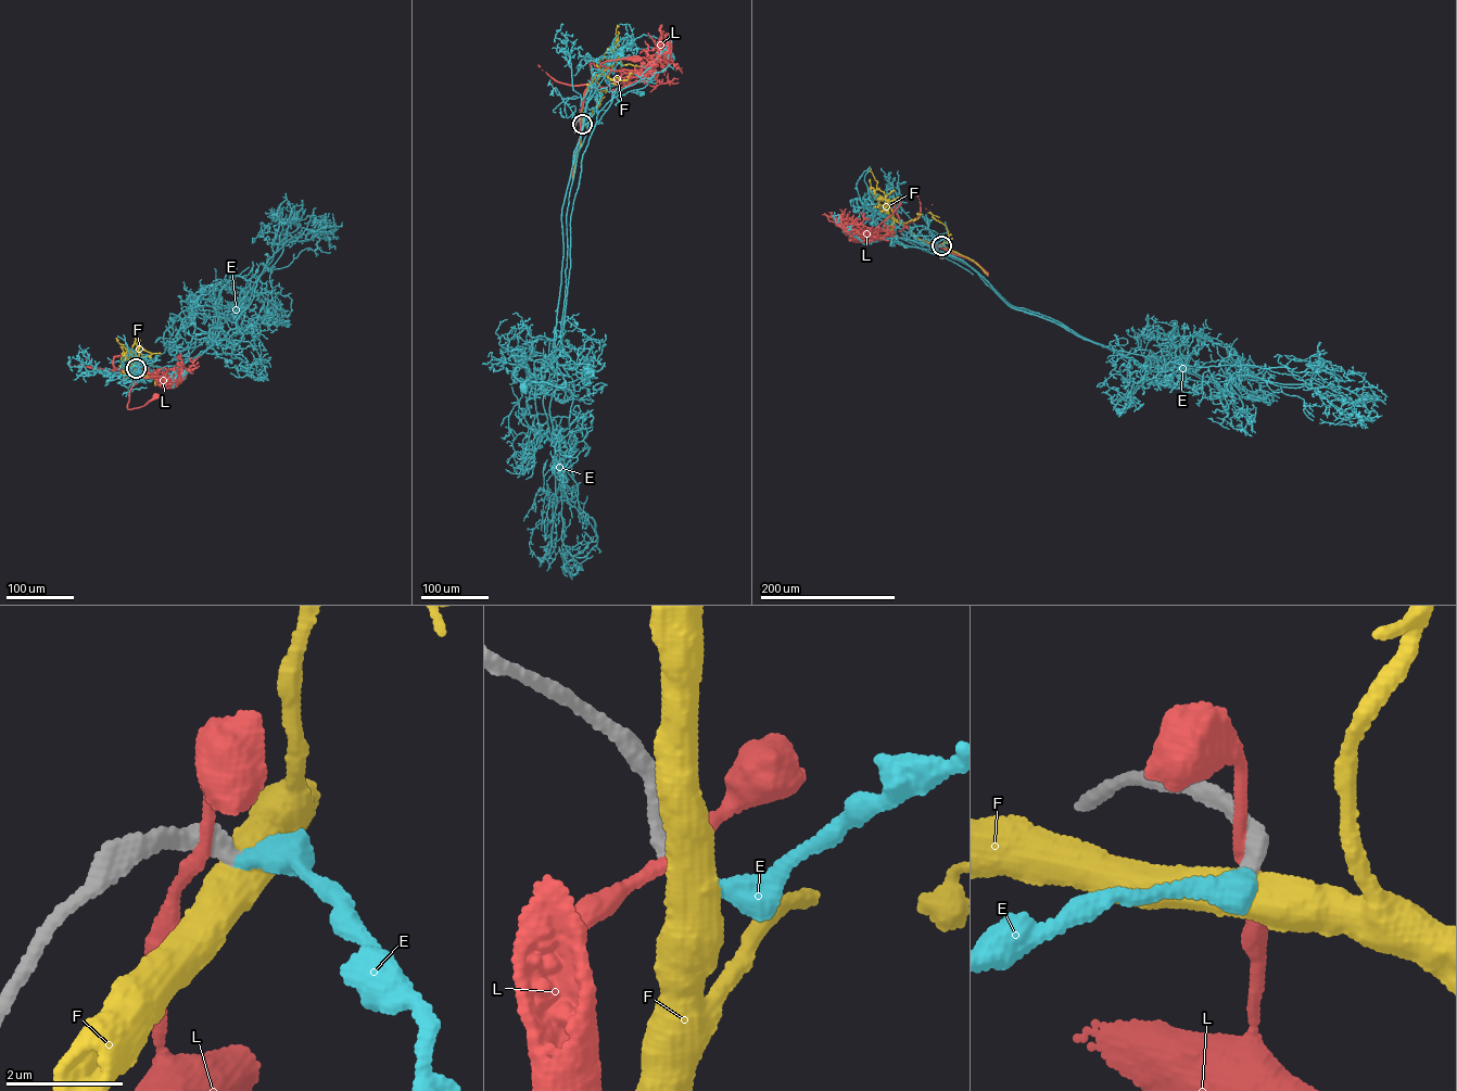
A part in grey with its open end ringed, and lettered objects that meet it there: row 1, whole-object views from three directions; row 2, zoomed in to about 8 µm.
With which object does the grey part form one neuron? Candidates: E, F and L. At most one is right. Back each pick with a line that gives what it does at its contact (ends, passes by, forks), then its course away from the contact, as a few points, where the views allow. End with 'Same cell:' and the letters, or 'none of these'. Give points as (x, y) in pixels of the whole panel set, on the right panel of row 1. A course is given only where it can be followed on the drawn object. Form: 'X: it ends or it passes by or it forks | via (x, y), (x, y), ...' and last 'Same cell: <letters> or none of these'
E: it ends | via (941, 245), (937, 251), (966, 263), (1011, 306), (1162, 368), (1164, 387), (1177, 371), (1173, 375), (1182, 376)
Same cell: E

